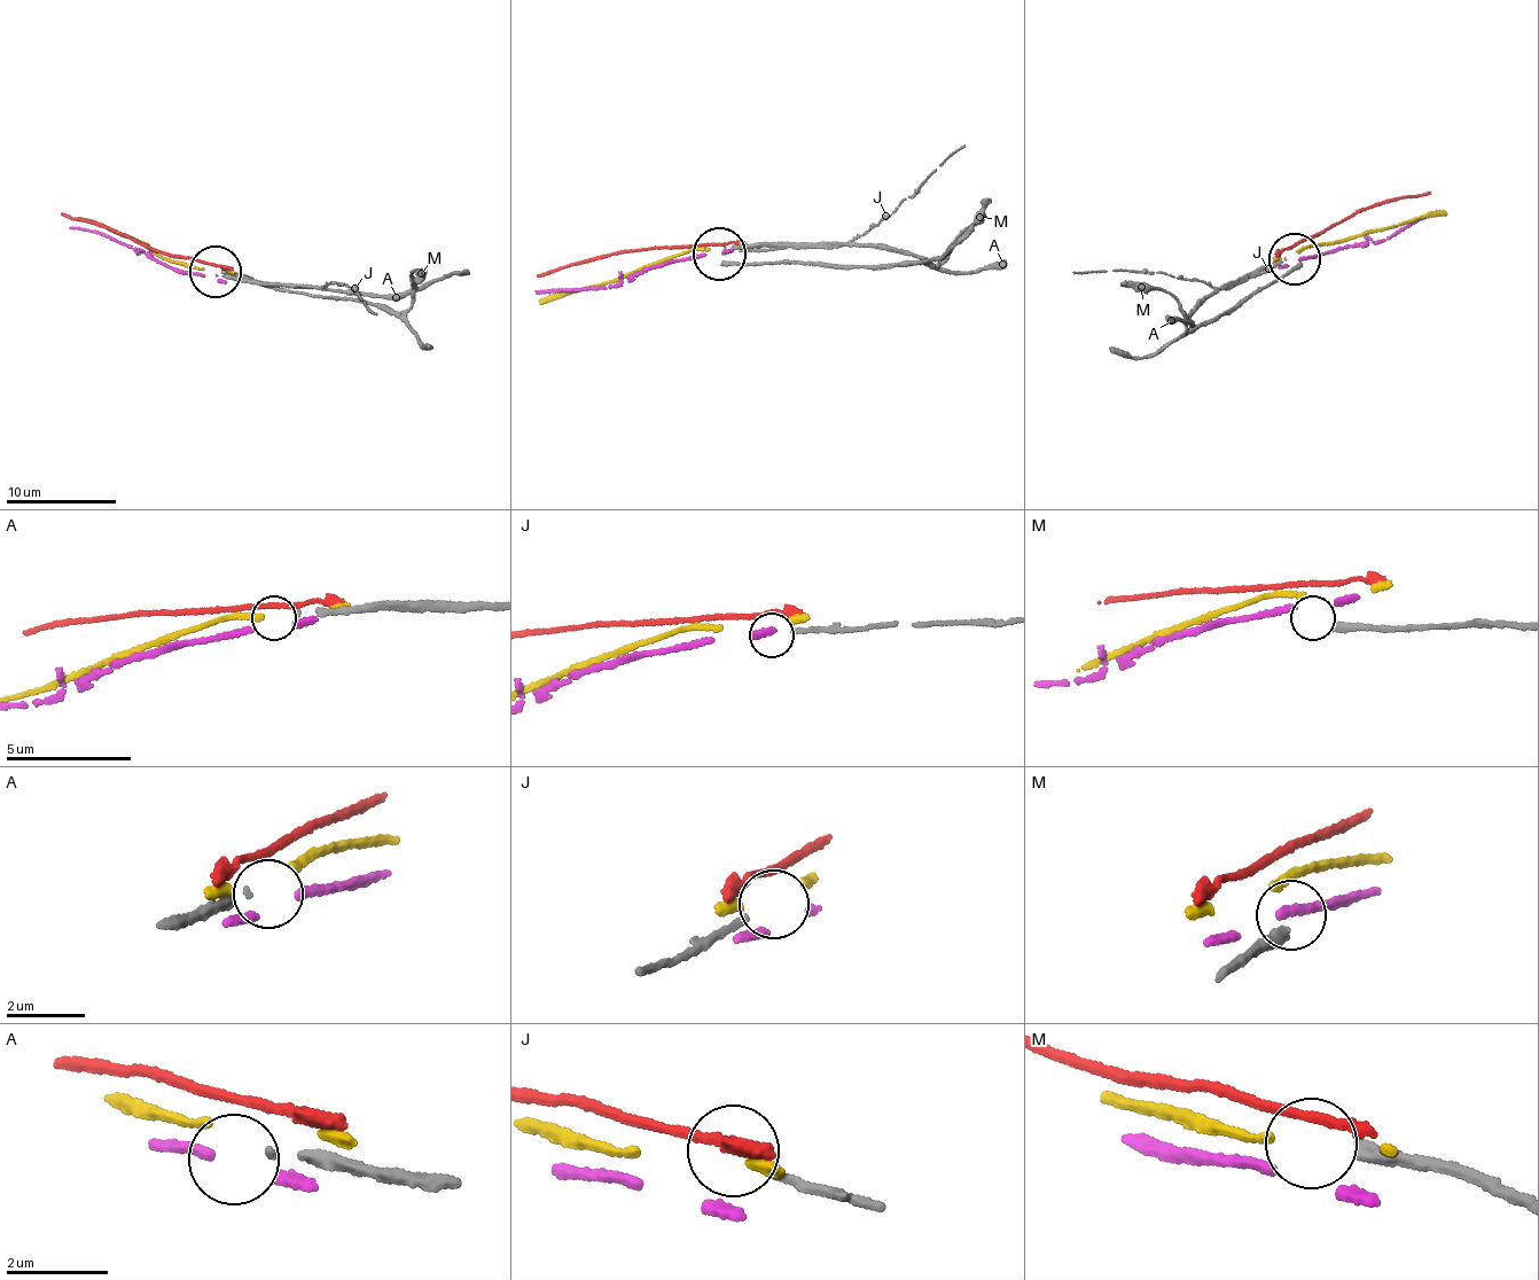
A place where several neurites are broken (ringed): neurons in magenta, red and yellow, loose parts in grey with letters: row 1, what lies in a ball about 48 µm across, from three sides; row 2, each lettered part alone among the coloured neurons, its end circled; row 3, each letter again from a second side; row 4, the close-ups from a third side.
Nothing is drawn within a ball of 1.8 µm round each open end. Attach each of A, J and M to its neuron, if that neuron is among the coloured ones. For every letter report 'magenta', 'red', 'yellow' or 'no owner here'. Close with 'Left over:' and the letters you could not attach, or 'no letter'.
A: no owner here
J: no owner here
M: no owner here
Left over: A, J, M

